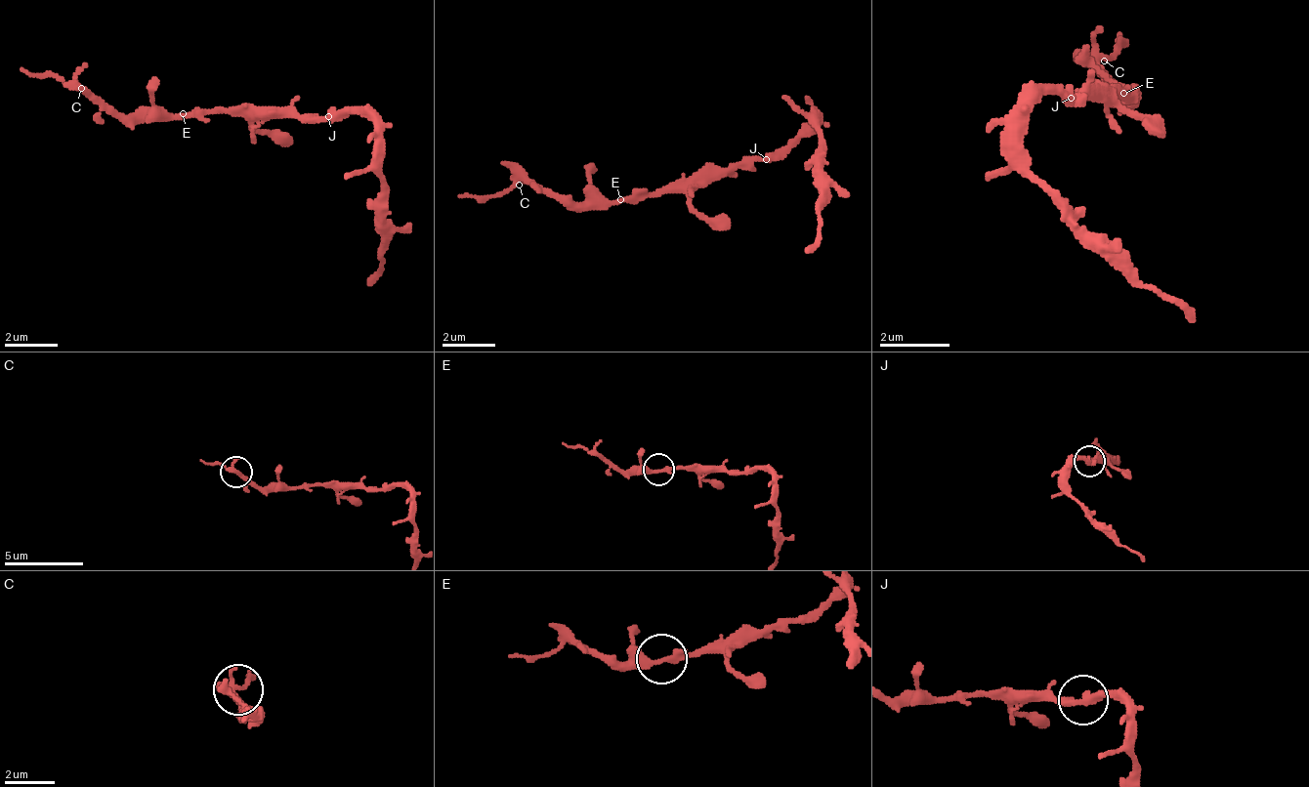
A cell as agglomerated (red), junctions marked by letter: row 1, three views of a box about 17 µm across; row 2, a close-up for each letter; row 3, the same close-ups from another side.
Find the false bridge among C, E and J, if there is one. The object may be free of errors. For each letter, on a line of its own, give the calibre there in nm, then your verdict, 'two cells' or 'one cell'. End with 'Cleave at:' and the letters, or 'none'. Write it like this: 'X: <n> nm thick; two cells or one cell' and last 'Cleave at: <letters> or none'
C: 280 nm thick; one cell
E: 300 nm thick; one cell
J: 300 nm thick; one cell
Cleave at: none

